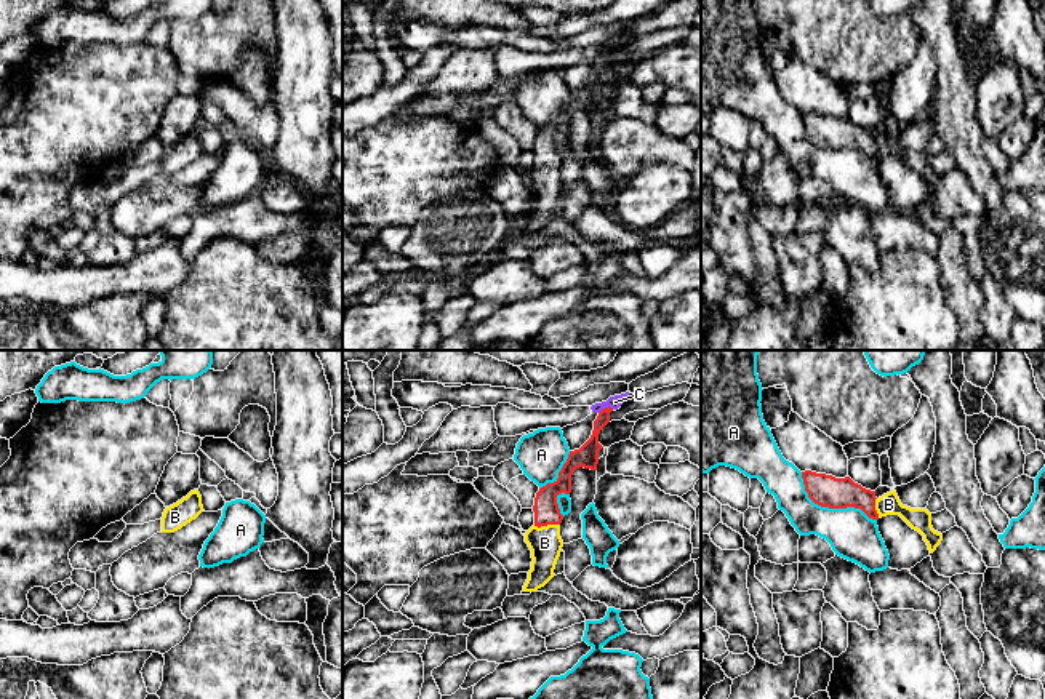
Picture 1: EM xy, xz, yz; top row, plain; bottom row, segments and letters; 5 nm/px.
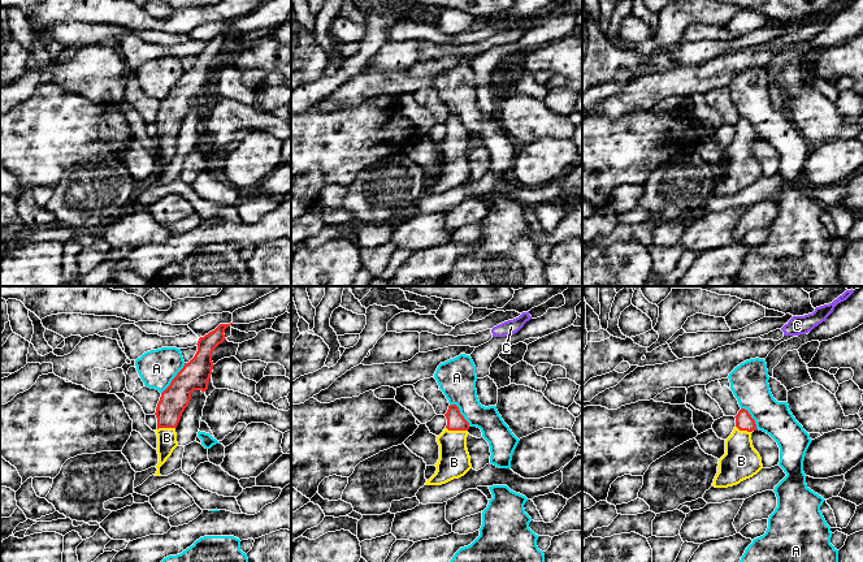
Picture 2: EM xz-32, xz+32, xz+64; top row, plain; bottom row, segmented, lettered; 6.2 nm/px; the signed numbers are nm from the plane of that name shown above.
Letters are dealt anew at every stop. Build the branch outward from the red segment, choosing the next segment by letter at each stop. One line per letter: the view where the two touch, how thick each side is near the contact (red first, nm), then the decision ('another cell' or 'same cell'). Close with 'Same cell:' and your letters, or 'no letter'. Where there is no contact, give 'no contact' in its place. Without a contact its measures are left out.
A: yz | 160/240 nm | another cell
B: xz | 130/160 nm | same cell
C: xz | 110/70 nm | another cell
Same cell: B

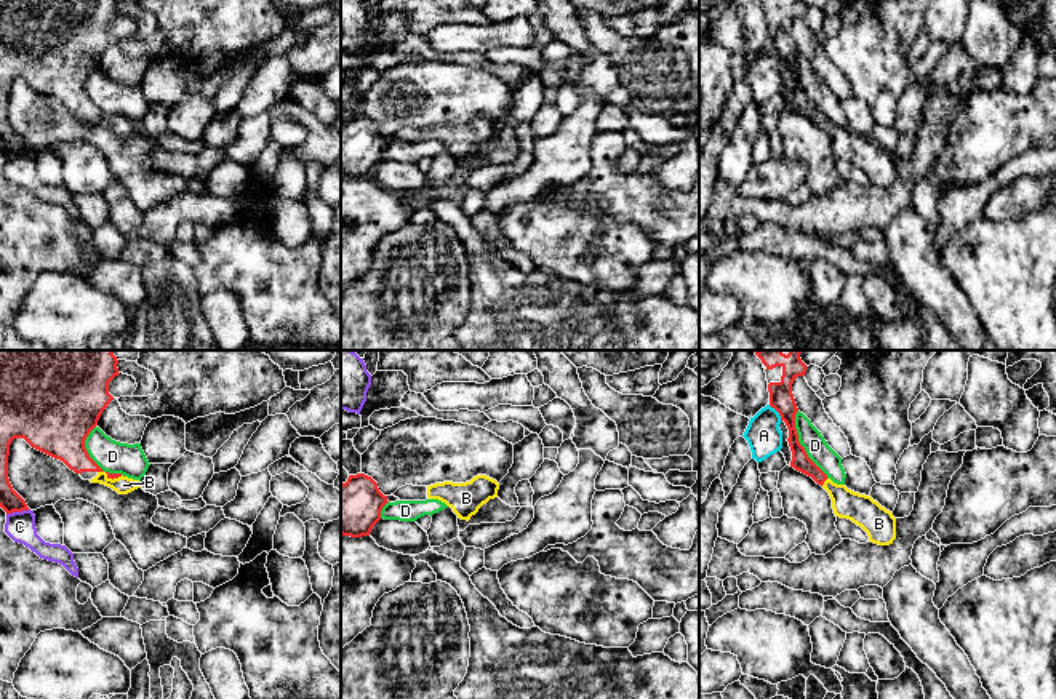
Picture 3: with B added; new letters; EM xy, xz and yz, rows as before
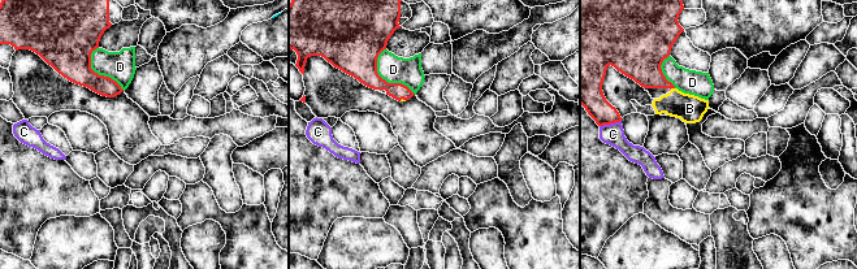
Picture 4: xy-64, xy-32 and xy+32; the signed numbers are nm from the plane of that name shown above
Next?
A: yz | 120/180 nm | another cell
B: yz | 90/150 nm | same cell
C: xy | 110/150 nm | another cell
D: yz | 120/120 nm | another cell
Same cell: B

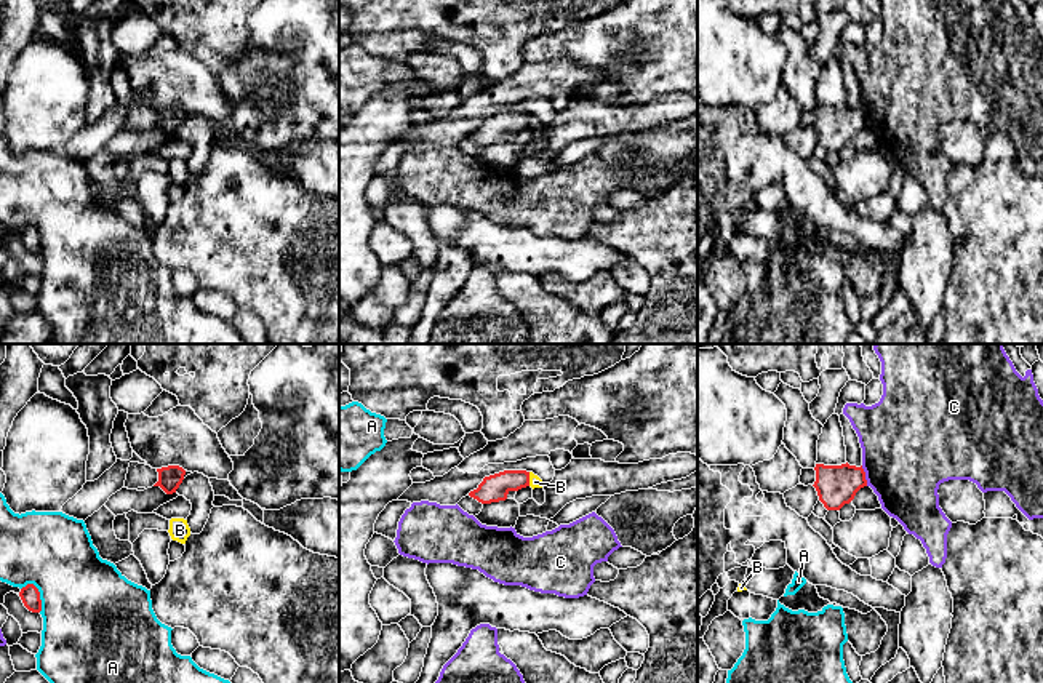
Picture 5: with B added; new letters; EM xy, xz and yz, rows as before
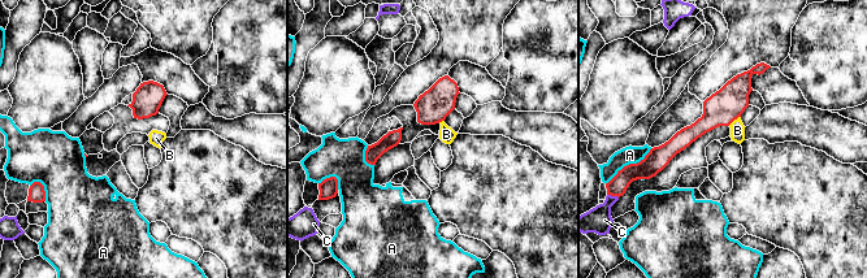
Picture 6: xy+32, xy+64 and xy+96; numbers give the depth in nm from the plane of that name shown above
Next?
A: xy | 100/460 nm | another cell
B: xz | 140/60 nm | another cell
C: yz | 200/460 nm | another cell
Same cell: no letter

